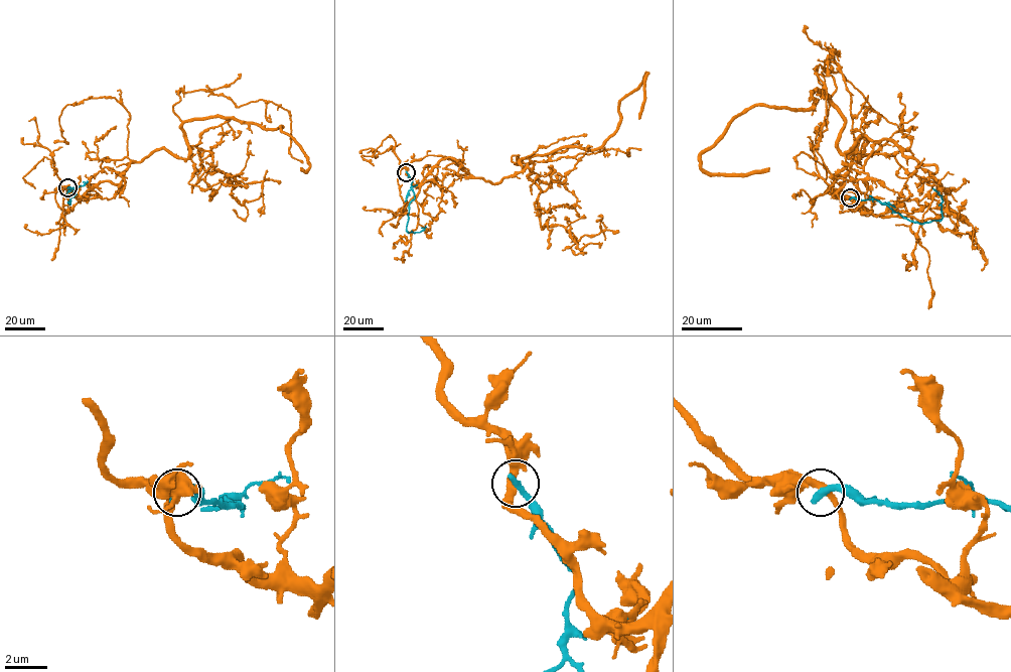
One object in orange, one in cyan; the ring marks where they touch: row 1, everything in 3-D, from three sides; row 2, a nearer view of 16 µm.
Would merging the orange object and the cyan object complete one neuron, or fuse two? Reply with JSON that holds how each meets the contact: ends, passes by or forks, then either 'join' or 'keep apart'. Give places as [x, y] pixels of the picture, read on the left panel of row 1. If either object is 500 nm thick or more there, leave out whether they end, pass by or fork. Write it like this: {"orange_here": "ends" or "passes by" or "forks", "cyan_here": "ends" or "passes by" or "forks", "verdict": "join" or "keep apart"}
{"orange_here": "passes by", "cyan_here": "ends", "verdict": "keep apart"}

